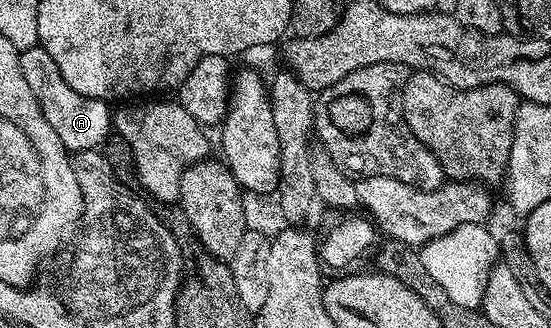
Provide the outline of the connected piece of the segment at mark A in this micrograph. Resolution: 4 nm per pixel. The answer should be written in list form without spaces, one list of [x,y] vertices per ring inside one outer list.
[[[41,46],[21,49],[18,61],[20,74],[24,74],[32,94],[36,94],[36,102],[40,102],[40,110],[48,126],[56,130],[56,138],[64,142],[67,152],[73,154],[93,148],[101,149],[105,145],[106,137],[112,132],[111,105],[104,100],[76,94],[76,90],[72,90],[72,86],[64,82],[64,74],[60,74],[56,62],[52,62],[52,54],[48,54],[48,50],[44,50]]]

